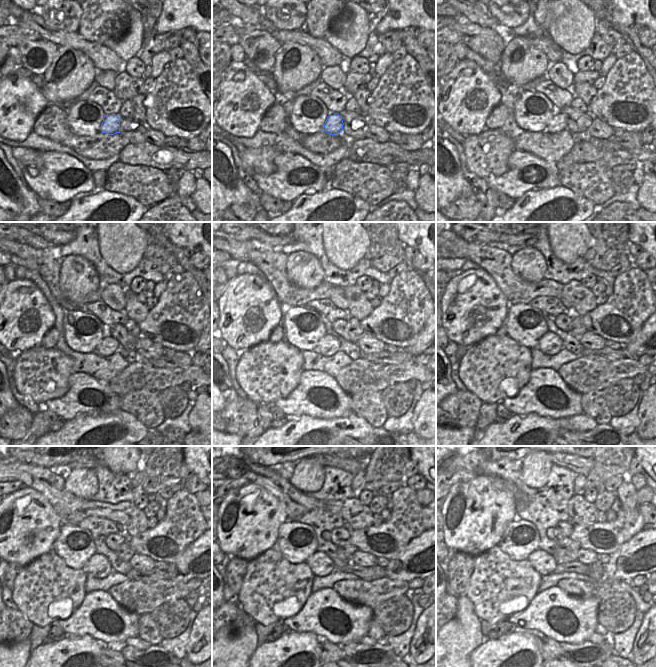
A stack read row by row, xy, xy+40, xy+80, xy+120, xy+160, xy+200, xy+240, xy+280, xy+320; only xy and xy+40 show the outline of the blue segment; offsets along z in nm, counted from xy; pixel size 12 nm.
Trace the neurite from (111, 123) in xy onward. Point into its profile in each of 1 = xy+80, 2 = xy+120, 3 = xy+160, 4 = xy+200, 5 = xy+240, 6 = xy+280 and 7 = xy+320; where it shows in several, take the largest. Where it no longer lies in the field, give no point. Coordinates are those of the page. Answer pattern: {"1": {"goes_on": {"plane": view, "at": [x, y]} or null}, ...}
{"1": {"goes_on": {"plane": "xy+80", "at": [558, 123]}}, "2": {"goes_on": {"plane": "xy+120", "at": [108, 345]}}, "3": {"goes_on": {"plane": "xy+160", "at": [328, 345]}}, "4": {"goes_on": {"plane": "xy+200", "at": [550, 344]}}, "5": {"goes_on": {"plane": "xy+240", "at": [98, 566]}}, "6": {"goes_on": {"plane": "xy+280", "at": [320, 563]}}, "7": {"goes_on": {"plane": "xy+320", "at": [544, 563]}}}

